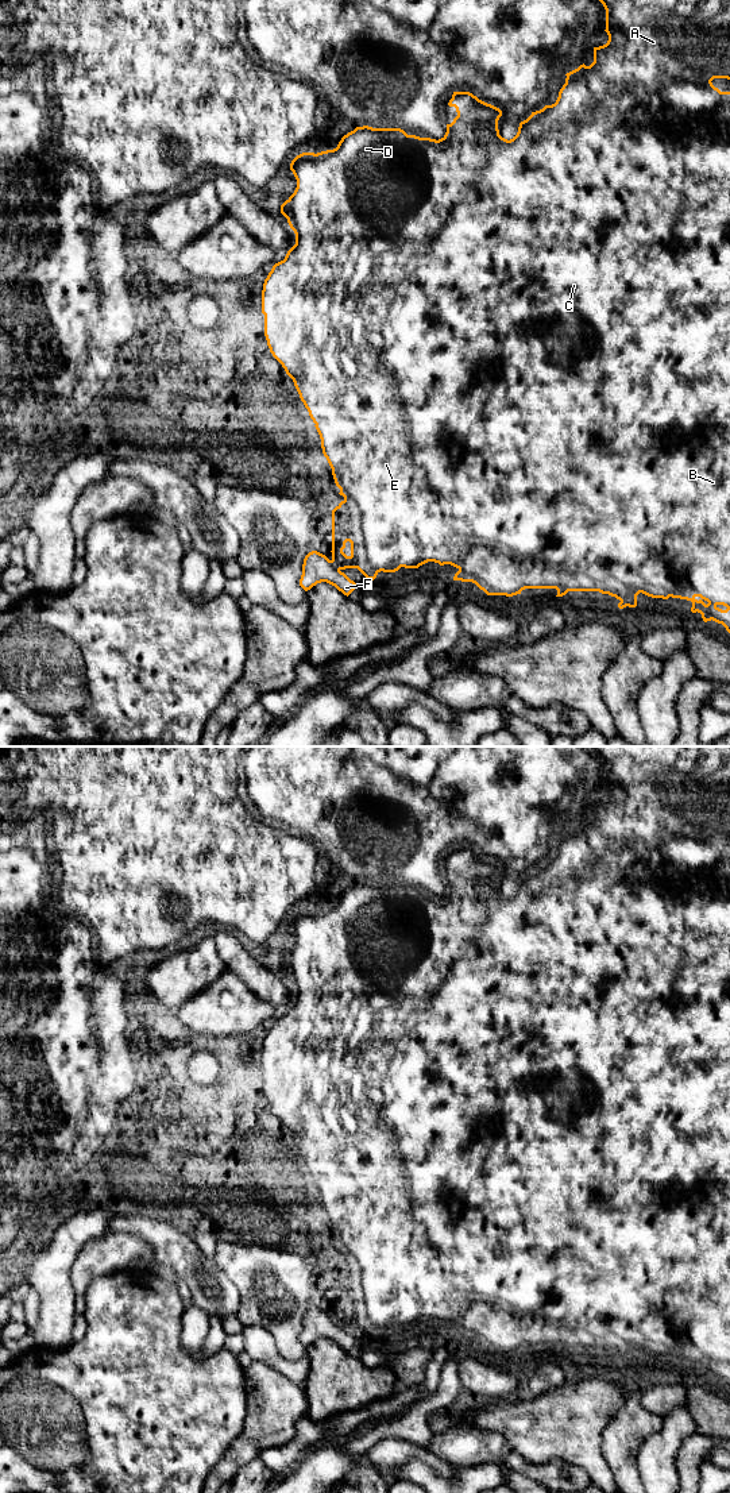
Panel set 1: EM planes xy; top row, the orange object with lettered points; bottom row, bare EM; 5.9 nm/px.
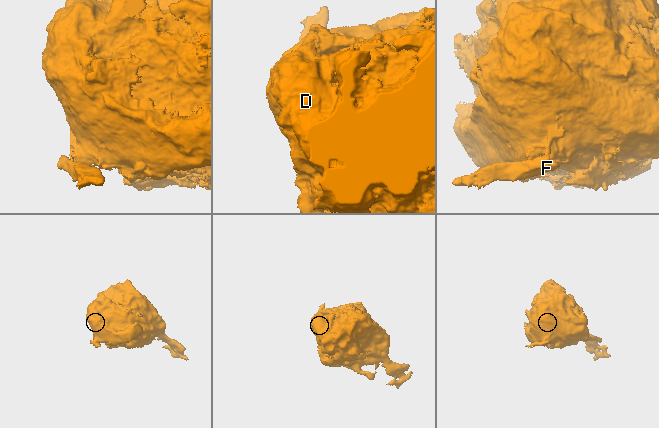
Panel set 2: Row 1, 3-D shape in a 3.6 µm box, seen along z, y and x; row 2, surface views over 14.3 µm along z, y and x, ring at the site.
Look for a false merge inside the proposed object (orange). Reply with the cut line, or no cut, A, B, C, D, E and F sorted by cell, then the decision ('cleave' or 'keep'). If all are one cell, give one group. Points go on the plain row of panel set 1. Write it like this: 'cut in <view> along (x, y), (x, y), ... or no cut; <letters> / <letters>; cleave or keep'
cut in xy along (329, 1316), (339, 1326); A B C D E / F; cleave

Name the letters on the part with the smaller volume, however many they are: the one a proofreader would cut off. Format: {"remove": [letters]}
{"remove": ["F"]}

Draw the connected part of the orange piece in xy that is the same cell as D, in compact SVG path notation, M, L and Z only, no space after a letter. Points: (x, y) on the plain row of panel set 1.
M595 746L595 753L596 753L596 755L598 755L598 756L599 756L599 757L600 757L600 759L602 759L602 760L603 760L603 763L605 763L605 765L606 765L606 786L605 786L605 787L606 787L606 788L607 788L607 791L609 791L609 796L607 796L607 799L606 799L606 800L603 800L603 802L599 802L599 803L594 803L594 818L592 818L592 819L591 819L591 821L590 821L590 822L586 822L586 821L584 821L584 819L583 819L583 821L580 821L580 822L579 822L579 823L578 823L578 825L575 825L575 826L572 826L572 827L569 827L569 829L567 829L567 830L565 830L565 832L567 832L567 834L565 834L565 840L564 840L564 841L563 841L563 844L561 844L561 845L560 845L560 848L559 848L559 853L557 853L557 856L556 856L556 859L555 859L555 860L552 860L552 861L545 861L545 863L544 863L544 864L542 864L542 865L540 865L540 867L536 867L536 868L532 868L532 871L530 871L530 872L529 872L529 873L528 873L528 875L526 875L526 876L524 876L524 877L521 877L521 879L520 879L520 883L518 883L518 888L517 888L517 891L515 891L515 892L514 892L514 894L513 894L513 895L510 895L510 896L507 896L507 895L505 895L505 894L502 894L502 892L501 892L501 891L499 891L499 886L498 886L498 876L499 876L499 873L501 873L501 872L502 872L502 867L501 867L501 865L499 865L499 864L497 864L497 863L494 863L494 861L491 861L491 860L487 860L487 859L484 859L484 857L482 857L482 856L479 856L479 854L478 854L478 853L476 853L476 852L474 852L474 850L472 850L472 849L470 849L470 848L453 848L453 850L452 850L452 854L451 854L451 856L449 856L449 859L448 859L448 861L449 861L449 863L455 863L455 864L456 864L456 868L457 868L457 872L456 872L456 873L455 873L455 875L453 875L453 877L452 877L452 879L451 879L451 880L447 880L447 888L445 888L445 891L444 891L444 892L443 892L443 894L441 894L441 895L439 895L439 896L436 896L436 895L430 895L430 894L420 894L420 892L416 892L416 891L408 891L408 890L406 890L406 888L405 888L405 887L403 887L403 886L401 886L401 884L372 884L372 883L368 883L368 881L363 881L363 883L356 883L356 884L355 884L355 886L354 886L354 887L351 887L351 888L348 888L348 890L347 890L347 891L344 891L344 892L343 892L343 894L341 894L341 896L340 896L340 898L339 898L339 900L337 900L337 903L336 903L336 904L333 904L333 906L327 906L327 907L321 907L321 908L317 908L317 910L314 910L314 908L302 908L302 910L300 910L300 911L297 911L297 913L296 913L296 914L294 914L294 915L293 915L293 917L291 917L291 919L290 919L290 926L291 926L291 927L293 927L293 930L294 930L294 933L296 933L296 935L297 935L297 944L296 944L296 946L294 946L294 949L293 949L293 950L291 950L291 952L290 952L290 953L289 953L289 954L287 954L287 956L286 956L286 957L285 957L285 958L283 958L283 960L282 960L282 961L281 961L281 969L282 969L282 971L283 971L283 972L285 972L285 973L286 973L286 975L287 975L287 979L289 979L289 981L290 981L290 984L291 984L291 985L293 985L293 987L294 987L294 989L296 989L296 1000L294 1000L294 1002L293 1002L293 1003L291 1003L291 1004L290 1004L290 1006L289 1006L289 1007L287 1007L287 1010L286 1010L286 1012L285 1012L285 1015L283 1015L283 1016L281 1016L281 1018L278 1018L278 1019L275 1019L275 1021L274 1021L274 1022L273 1022L273 1025L271 1025L271 1027L270 1027L270 1029L269 1029L269 1031L267 1031L267 1034L266 1034L266 1035L264 1035L264 1039L263 1039L263 1046L262 1046L262 1069L263 1069L263 1070L264 1070L264 1092L266 1092L266 1096L267 1096L267 1102L269 1102L269 1104L270 1104L270 1108L271 1108L271 1110L273 1110L273 1112L274 1112L274 1114L275 1114L275 1115L277 1115L277 1116L278 1116L278 1118L279 1118L279 1119L281 1119L281 1120L282 1120L282 1123L283 1123L283 1124L285 1124L285 1127L286 1127L286 1130L287 1130L287 1131L289 1131L289 1133L290 1133L290 1134L291 1134L291 1135L293 1135L293 1138L294 1138L294 1142L296 1142L296 1145L297 1145L297 1147L298 1147L298 1150L300 1150L300 1154L301 1154L301 1157L302 1157L302 1158L304 1158L304 1161L305 1161L305 1164L306 1164L306 1165L308 1165L308 1168L309 1168L309 1172L310 1172L310 1174L312 1174L312 1176L313 1176L313 1178L314 1178L314 1180L316 1180L316 1181L314 1181L314 1183L316 1183L316 1185L317 1185L317 1188L318 1188L318 1191L320 1191L320 1195L321 1195L321 1204L322 1204L322 1210L324 1210L324 1212L325 1212L325 1214L327 1214L327 1216L328 1216L328 1219L329 1219L329 1222L331 1222L331 1224L332 1224L332 1231L333 1231L333 1235L335 1235L335 1239L336 1239L336 1242L337 1242L337 1243L339 1243L339 1245L340 1245L340 1249L339 1249L339 1250L340 1250L340 1251L343 1251L343 1253L344 1253L344 1255L343 1255L343 1257L341 1257L341 1258L340 1258L340 1259L339 1259L339 1261L337 1261L337 1262L336 1262L336 1264L335 1264L335 1265L333 1265L333 1266L332 1266L332 1307L331 1307L331 1308L332 1308L332 1316L331 1316L331 1318L332 1318L332 1320L333 1320L333 1322L335 1322L335 1323L336 1323L336 1324L339 1324L339 1326L345 1326L345 1324L358 1324L358 1326L359 1326L359 1327L360 1327L360 1328L362 1328L362 1330L363 1330L363 1331L364 1331L364 1332L366 1332L366 1334L367 1334L367 1335L372 1335L372 1336L374 1336L374 1335L375 1335L375 1334L376 1334L376 1331L378 1331L378 1330L379 1330L379 1328L381 1328L381 1327L383 1327L383 1328L395 1328L395 1327L398 1327L398 1326L399 1326L399 1324L401 1324L401 1323L405 1323L405 1324L418 1324L418 1323L420 1323L420 1322L422 1322L422 1320L425 1320L425 1319L428 1319L428 1318L434 1318L434 1319L439 1319L439 1320L440 1320L440 1322L444 1322L444 1320L451 1320L451 1322L453 1322L453 1323L456 1323L456 1324L457 1324L457 1326L459 1326L459 1327L457 1327L457 1328L456 1328L456 1330L455 1330L455 1332L453 1332L453 1336L461 1336L461 1338L472 1338L472 1339L475 1339L475 1340L476 1340L476 1342L478 1342L478 1343L479 1343L479 1345L480 1345L480 1346L483 1346L483 1347L484 1347L484 1349L486 1349L486 1350L487 1350L487 1351L506 1351L506 1353L513 1353L513 1351L517 1351L517 1350L521 1350L521 1347L522 1347L522 1346L525 1346L525 1345L556 1345L556 1346L557 1346L557 1351L556 1351L556 1353L563 1353L563 1351L565 1351L565 1350L567 1350L567 1349L568 1349L568 1347L599 1347L599 1349L602 1349L602 1350L609 1350L609 1351L611 1351L611 1353L615 1353L615 1354L617 1354L617 1355L619 1355L619 1357L621 1357L621 1358L619 1358L619 1359L618 1359L618 1363L619 1363L619 1365L623 1365L623 1363L626 1363L626 1362L629 1362L629 1363L636 1363L636 1362L637 1362L637 1351L638 1351L638 1350L640 1350L640 1349L642 1349L642 1350L645 1350L645 1351L648 1351L648 1353L652 1353L652 1354L663 1354L663 1355L668 1355L668 1354L669 1354L669 1353L672 1353L672 1354L680 1354L680 1355L687 1355L687 1357L691 1357L691 1358L692 1358L692 1363L691 1363L691 1367L692 1367L692 1369L696 1369L696 1367L698 1367L698 1369L700 1369L700 1370L702 1370L702 1374L703 1374L703 1377L704 1377L704 1378L707 1378L707 1377L711 1377L711 1376L712 1376L712 1377L715 1377L715 1378L718 1378L718 1380L722 1380L722 1381L723 1381L723 1382L725 1382L725 1384L726 1384L726 1386L727 1386L727 1388L729 1388L729 1389L730 1389L730 848L721 848L721 846L719 846L719 845L718 845L718 844L715 844L715 842L714 842L714 841L712 841L712 838L711 838L711 837L712 837L712 836L714 836L714 834L727 834L727 836L730 836L730 746Z

